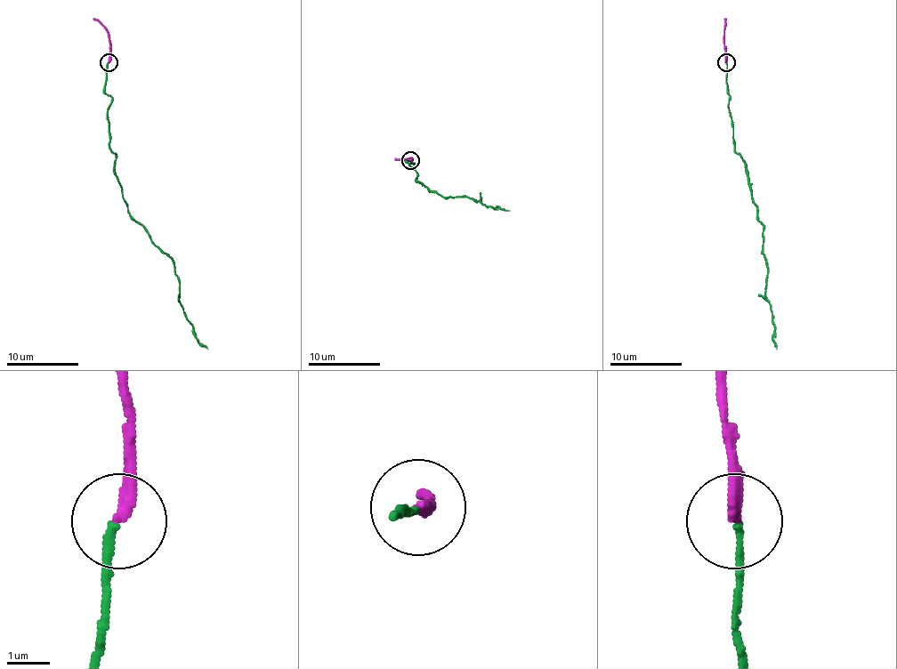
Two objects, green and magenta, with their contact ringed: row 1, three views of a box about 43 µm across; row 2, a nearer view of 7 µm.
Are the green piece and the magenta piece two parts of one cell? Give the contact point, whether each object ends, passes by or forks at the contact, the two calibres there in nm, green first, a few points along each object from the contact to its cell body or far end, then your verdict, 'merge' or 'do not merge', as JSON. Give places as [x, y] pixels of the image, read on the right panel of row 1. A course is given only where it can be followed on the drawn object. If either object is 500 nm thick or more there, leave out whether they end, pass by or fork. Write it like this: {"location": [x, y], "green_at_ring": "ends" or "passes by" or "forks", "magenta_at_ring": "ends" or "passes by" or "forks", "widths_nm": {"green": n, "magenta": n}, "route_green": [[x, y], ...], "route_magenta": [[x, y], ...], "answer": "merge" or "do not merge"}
{"location": [726, 62], "green_at_ring": "ends", "magenta_at_ring": "ends", "widths_nm": {"green": 160, "magenta": 280}, "route_green": [[725, 63], [734, 149], [745, 164], [747, 181], [763, 227], [765, 299], [772, 311], [776, 350]], "route_magenta": [[725, 63], [723, 18]], "answer": "do not merge"}

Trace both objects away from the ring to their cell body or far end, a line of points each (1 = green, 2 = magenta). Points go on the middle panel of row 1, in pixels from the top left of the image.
1: (409, 159), (406, 161), (413, 163), (416, 179), (430, 190), (509, 210)
2: (409, 159), (411, 157), (395, 157)

